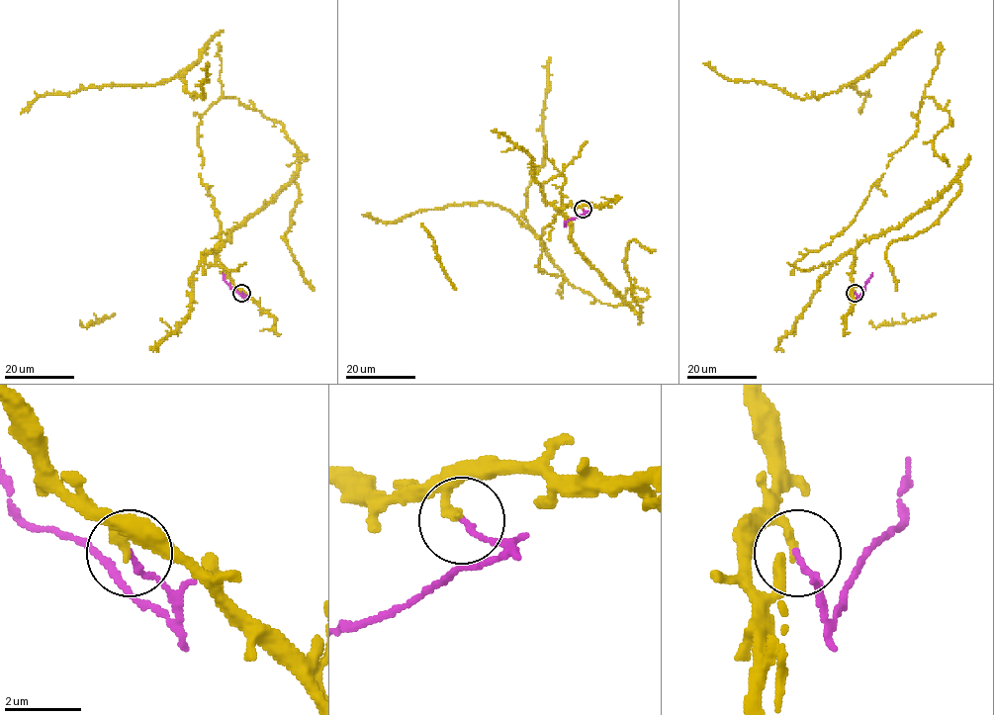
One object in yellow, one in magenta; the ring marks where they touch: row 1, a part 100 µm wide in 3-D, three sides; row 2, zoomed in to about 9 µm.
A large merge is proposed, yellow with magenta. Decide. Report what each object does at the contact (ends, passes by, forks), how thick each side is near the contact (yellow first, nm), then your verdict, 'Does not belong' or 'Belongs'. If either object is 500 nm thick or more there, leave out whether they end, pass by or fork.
At the ring yellow ends. At the ring magenta ends. Thickness 240 nm (yellow) against 150 nm. Does not belong

